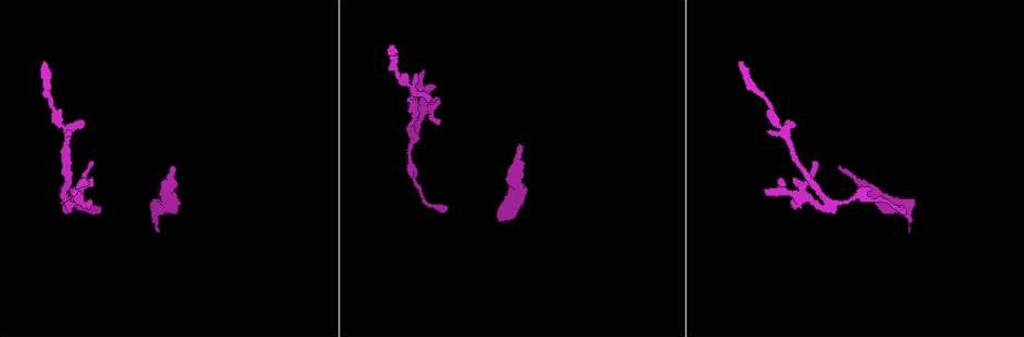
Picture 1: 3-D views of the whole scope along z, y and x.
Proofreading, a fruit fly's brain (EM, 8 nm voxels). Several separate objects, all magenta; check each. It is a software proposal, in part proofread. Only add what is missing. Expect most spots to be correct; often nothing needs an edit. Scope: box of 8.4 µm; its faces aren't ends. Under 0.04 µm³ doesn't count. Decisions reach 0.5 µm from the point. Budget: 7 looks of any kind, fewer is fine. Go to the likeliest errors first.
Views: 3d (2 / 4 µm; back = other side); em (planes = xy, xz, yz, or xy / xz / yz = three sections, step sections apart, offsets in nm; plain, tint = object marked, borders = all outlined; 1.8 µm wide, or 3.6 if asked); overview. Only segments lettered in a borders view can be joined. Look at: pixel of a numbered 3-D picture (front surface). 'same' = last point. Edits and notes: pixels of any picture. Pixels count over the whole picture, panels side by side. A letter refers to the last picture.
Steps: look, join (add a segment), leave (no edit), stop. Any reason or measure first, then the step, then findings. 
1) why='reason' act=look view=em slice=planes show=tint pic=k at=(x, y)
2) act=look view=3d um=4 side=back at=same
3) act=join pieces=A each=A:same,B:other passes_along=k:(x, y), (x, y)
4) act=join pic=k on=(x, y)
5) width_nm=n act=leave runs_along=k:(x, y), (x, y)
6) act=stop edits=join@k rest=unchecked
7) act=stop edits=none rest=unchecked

why='branch stops here' act=look view=3d um=4 pic=1 at=(156, 232)

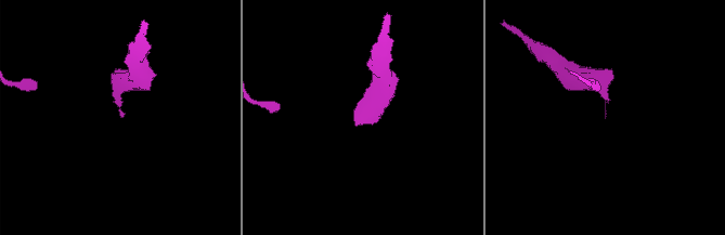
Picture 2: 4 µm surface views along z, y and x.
act=look view=em slice=xy step=4 show=borders pic=2 at=(120, 117)

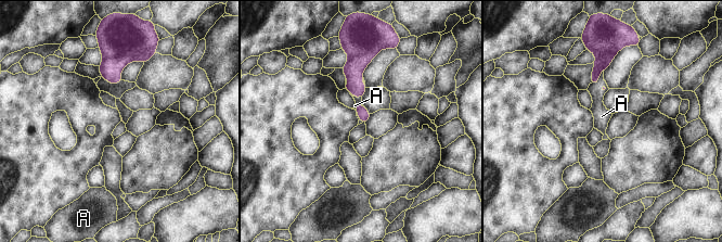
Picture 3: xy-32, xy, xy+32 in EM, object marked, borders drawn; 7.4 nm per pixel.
act=look view=em slice=planes show=borders at=same

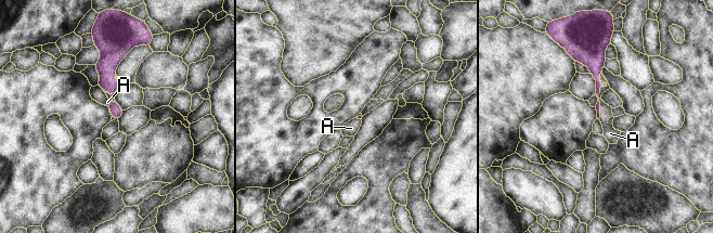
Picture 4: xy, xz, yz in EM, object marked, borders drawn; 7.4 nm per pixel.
act=join pieces=A each=A:same found='the cell continues'

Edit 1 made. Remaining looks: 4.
act=look view=3d um=4 pic=1 at=(173, 168)

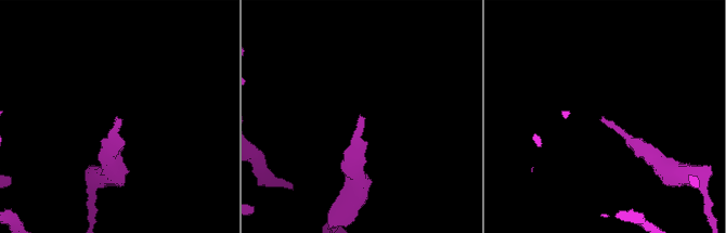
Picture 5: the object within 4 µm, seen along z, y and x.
act=look view=em slice=planes show=borders pic=5 at=(360, 118)

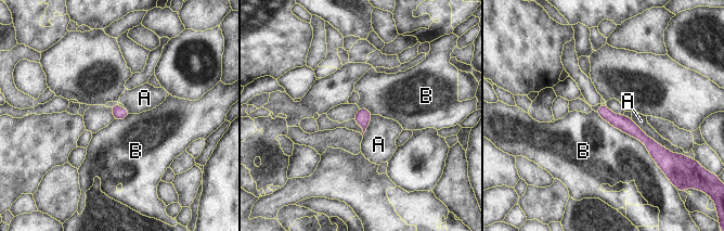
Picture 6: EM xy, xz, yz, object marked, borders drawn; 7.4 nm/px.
longest_contact=B:600nm act=leave each=A:other,B:other runs_along=6:(603, 107), (613, 119), (659, 148) found='none of them fits'

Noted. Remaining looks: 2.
why='tapers out' act=look view=3d um=2 pic=1 at=(738, 61)

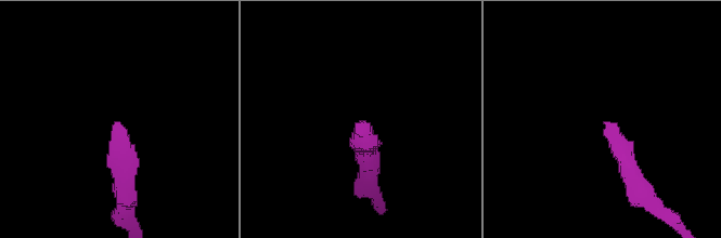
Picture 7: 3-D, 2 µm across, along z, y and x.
why='need the tissue' act=look view=em slice=planes show=borders pic=7 at=(119, 125)

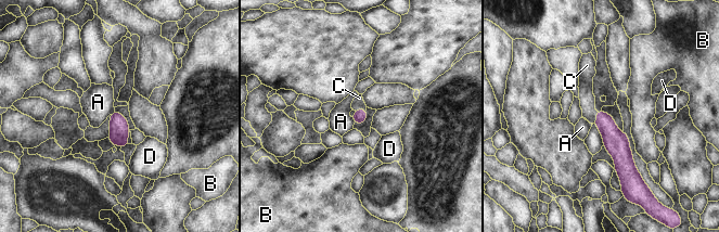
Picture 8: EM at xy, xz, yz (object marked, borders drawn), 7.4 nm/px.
act=join pieces=C each=A:other,B:other,C:same,D:other found='it goes on there'

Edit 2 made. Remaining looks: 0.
act=stop edits=join@4,join@8 rest=unchecked

